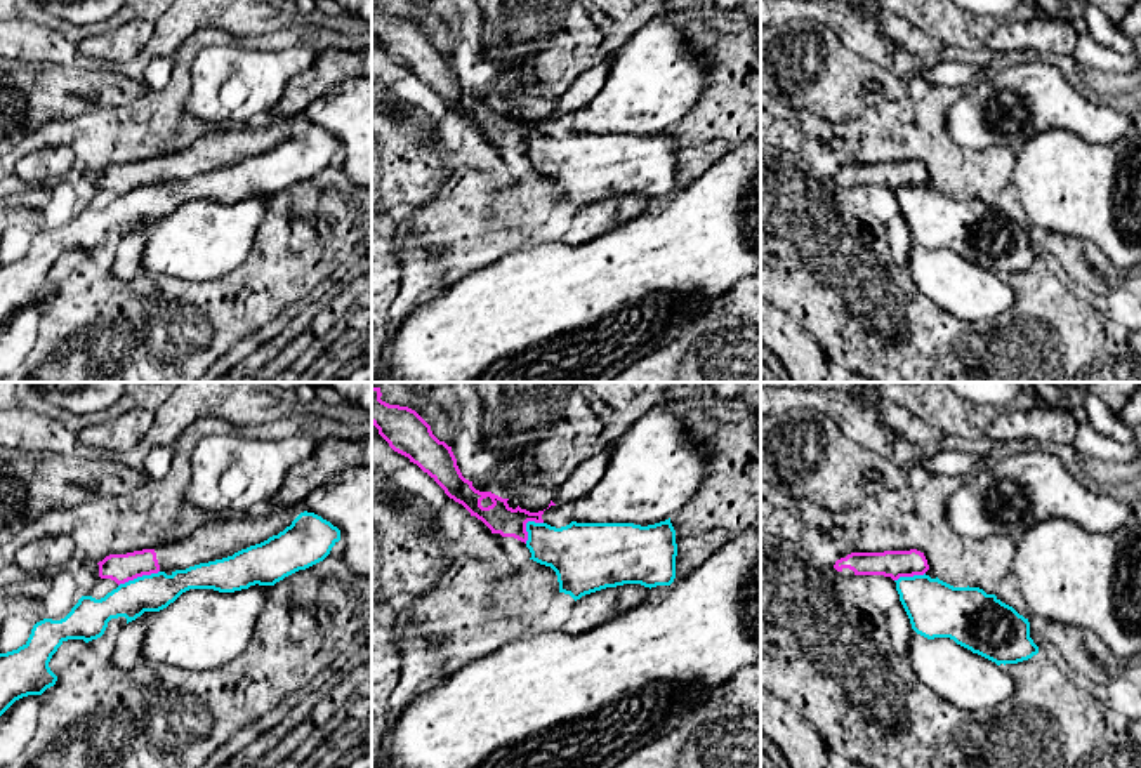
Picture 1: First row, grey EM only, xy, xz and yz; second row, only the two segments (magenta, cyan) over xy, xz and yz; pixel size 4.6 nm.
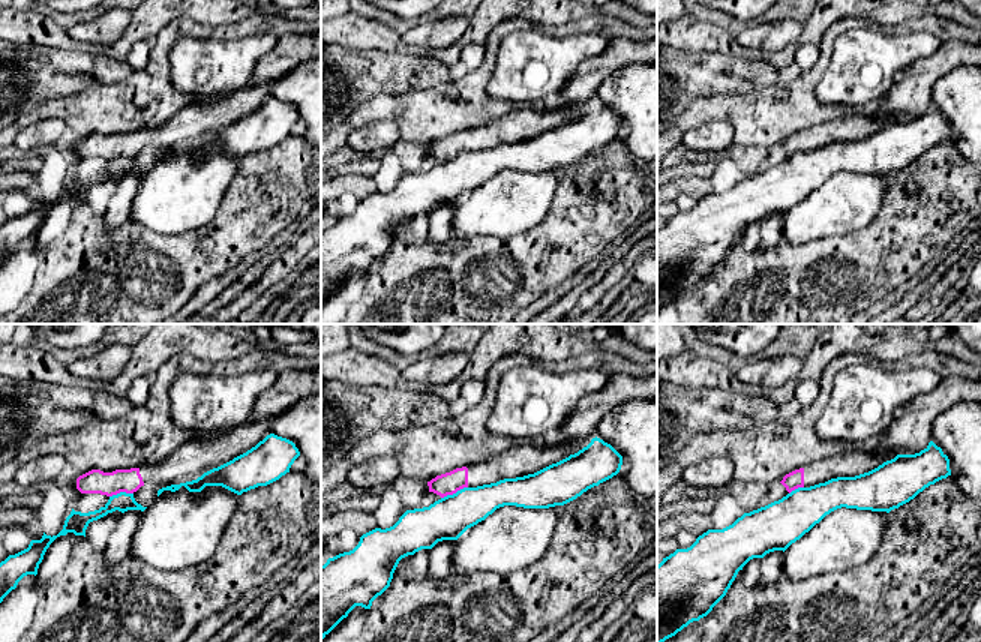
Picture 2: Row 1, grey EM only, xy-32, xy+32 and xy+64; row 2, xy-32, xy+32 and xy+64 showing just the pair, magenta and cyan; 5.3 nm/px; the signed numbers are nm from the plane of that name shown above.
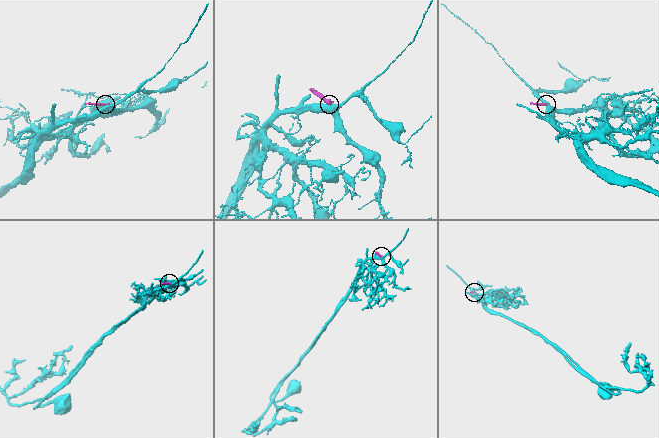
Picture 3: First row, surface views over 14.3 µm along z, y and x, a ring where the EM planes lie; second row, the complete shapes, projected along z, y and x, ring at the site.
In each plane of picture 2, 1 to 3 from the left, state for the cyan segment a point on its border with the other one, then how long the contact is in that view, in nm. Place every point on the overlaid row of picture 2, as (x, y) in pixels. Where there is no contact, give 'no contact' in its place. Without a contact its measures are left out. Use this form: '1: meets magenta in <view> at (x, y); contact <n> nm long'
1: meets magenta in xy-32 at (120, 491); contact 130 nm long
2: meets magenta in xy+32 at (453, 492); contact 160 nm long
3: meets magenta in xy+64 at (795, 488); contact 90 nm long

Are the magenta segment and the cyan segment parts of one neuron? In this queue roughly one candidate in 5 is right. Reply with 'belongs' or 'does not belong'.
does not belong

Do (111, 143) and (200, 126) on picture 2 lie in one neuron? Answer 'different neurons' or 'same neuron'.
same neuron

